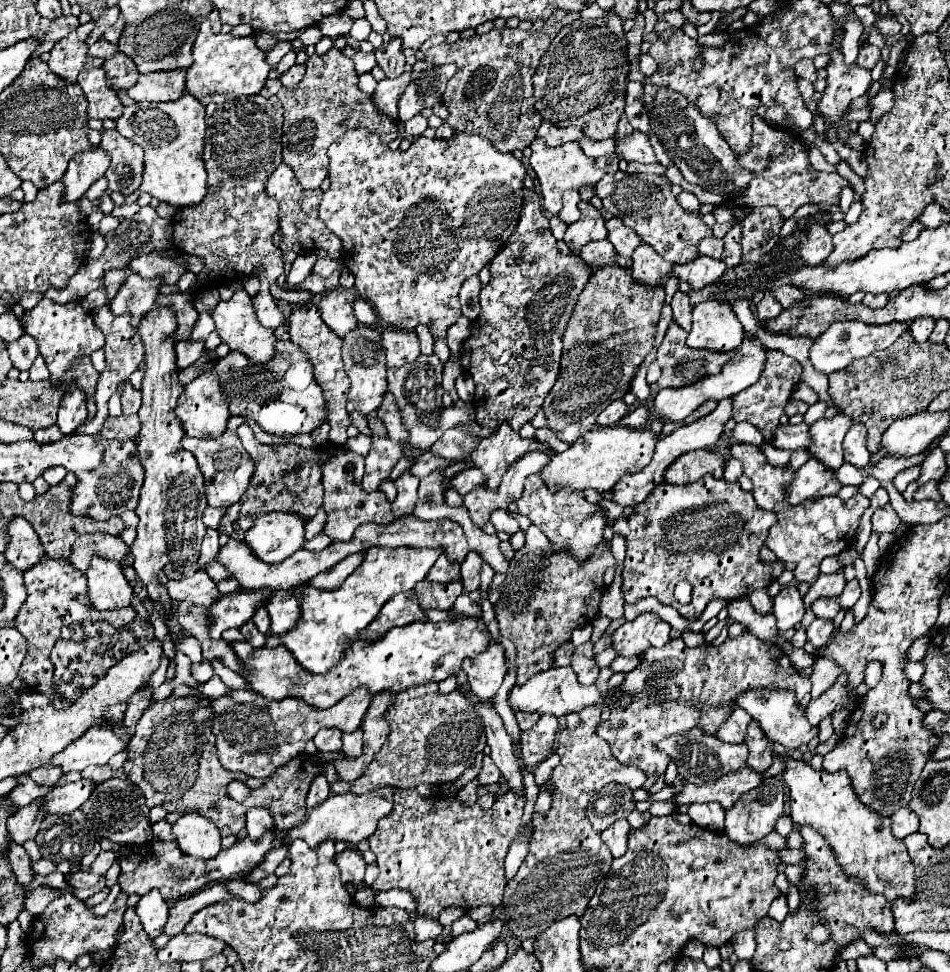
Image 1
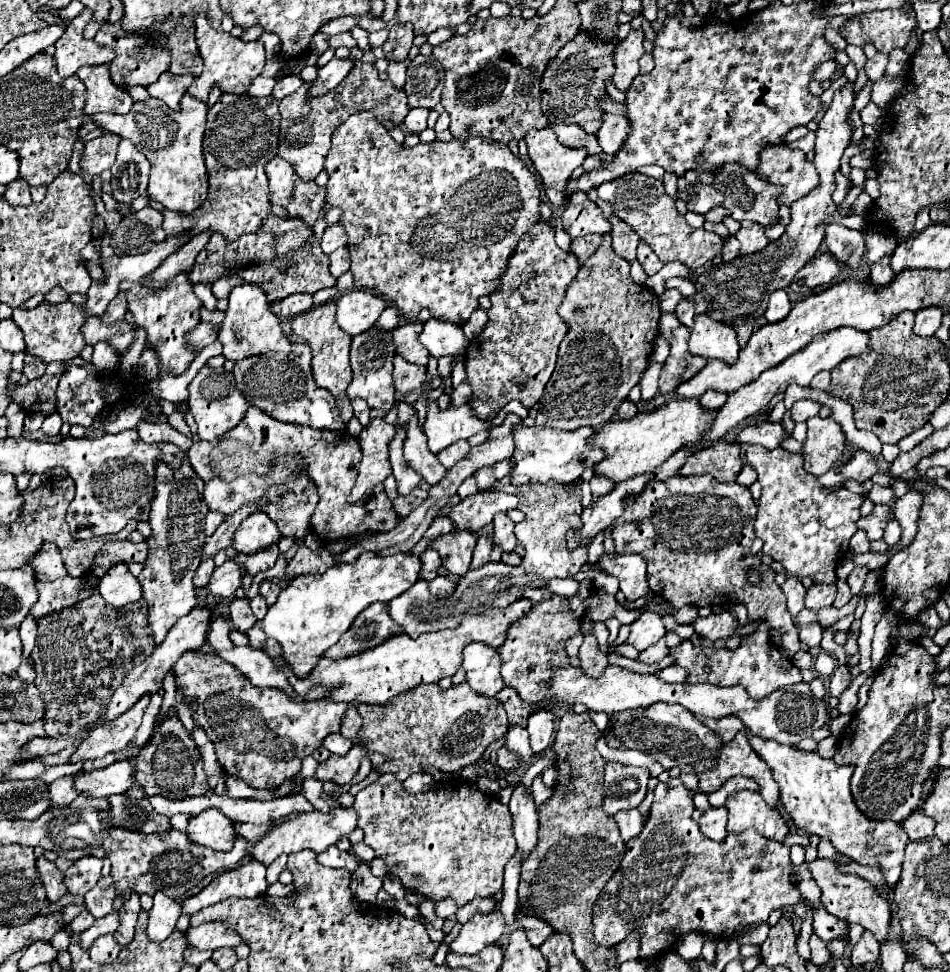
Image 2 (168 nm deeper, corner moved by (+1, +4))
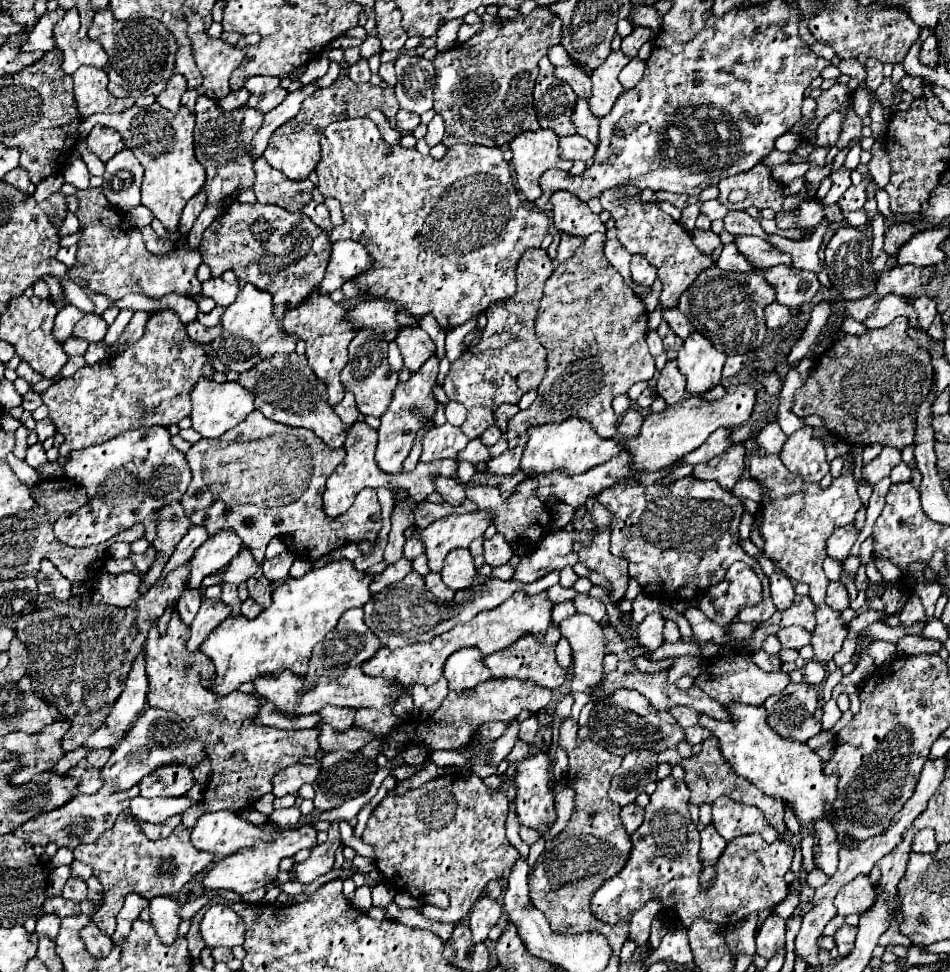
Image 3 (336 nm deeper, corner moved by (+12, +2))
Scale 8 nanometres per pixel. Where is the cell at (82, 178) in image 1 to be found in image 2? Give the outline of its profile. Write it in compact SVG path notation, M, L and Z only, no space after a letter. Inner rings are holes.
M110 132L86 142L82 150L82 158L80 158L80 170L88 174L90 178L108 170L116 160L118 142L120 142L120 136L110 134Z

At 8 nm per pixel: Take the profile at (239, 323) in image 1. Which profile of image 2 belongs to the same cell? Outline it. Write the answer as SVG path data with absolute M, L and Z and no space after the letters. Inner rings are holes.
M240 284L232 288L228 296L228 308L226 316L220 324L220 336L218 340L224 346L224 356L228 360L242 360L244 356L256 356L264 352L288 352L290 350L290 340L282 334L280 320L268 310L268 300L266 294L258 284Z

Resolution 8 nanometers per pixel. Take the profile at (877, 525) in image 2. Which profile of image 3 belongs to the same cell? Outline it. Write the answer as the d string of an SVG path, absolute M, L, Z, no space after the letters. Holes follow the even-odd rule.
M853 524L849 526L841 526L837 528L831 536L829 536L829 542L827 542L827 556L843 562L849 552L851 552L851 546L855 544L859 532L853 528Z

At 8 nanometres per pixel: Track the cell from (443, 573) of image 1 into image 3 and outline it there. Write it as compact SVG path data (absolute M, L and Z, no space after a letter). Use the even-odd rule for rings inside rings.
M401 558L399 562L387 566L387 568L383 570L383 574L375 576L375 580L373 580L373 584L371 584L371 594L377 594L383 586L389 586L391 582L401 580L409 570L411 570L411 560L407 560L407 558Z

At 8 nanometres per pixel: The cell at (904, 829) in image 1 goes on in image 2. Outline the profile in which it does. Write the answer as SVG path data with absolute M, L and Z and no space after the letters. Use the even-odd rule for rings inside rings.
M912 812L912 816L902 822L902 828L908 834L910 842L934 836L934 820L924 812Z

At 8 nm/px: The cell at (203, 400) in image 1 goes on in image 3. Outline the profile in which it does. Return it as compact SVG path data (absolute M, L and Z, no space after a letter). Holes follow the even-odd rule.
M199 380L195 390L191 392L191 420L193 420L193 428L197 432L201 432L203 438L217 438L223 432L231 430L233 426L237 426L241 420L247 418L249 412L255 410L255 398L251 390L243 390L241 384L237 382L225 382L225 384L217 384L213 380Z

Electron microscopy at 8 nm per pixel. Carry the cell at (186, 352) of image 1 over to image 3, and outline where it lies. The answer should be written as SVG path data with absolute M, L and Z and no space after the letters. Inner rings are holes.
M193 320L193 322L187 324L189 338L195 340L195 342L199 342L199 344L209 344L209 342L213 342L213 340L221 334L221 330L223 330L221 324L213 326L213 328L207 328L207 326L203 326L203 324L197 322L197 320Z

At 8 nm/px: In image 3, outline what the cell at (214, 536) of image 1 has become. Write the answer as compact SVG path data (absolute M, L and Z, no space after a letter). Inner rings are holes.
M187 590L181 594L181 600L177 604L177 614L181 616L181 622L187 622L187 626L191 626L199 606L201 606L201 590Z

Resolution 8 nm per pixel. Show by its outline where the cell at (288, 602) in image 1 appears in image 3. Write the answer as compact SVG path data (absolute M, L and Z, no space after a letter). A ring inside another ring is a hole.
M249 578L247 580L247 590L249 596L263 608L267 608L271 604L271 592L273 592L273 584L267 578Z

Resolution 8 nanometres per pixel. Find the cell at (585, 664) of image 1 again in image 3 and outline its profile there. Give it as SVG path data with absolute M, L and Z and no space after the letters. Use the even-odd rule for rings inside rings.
M575 614L559 624L561 634L573 648L573 680L571 688L591 694L603 678L605 636L603 626L587 614Z

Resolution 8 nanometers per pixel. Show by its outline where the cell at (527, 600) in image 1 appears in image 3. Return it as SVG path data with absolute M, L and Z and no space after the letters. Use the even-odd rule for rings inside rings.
M551 624L547 636L545 636L545 642L537 642L533 636L523 636L521 640L517 640L513 646L505 648L505 650L499 650L499 652L493 652L491 656L485 656L483 662L485 666L491 670L493 678L519 678L519 680L535 680L539 686L543 688L559 688L565 678L567 678L567 670L563 670L557 660L555 660L555 646L559 642L561 634L559 634L559 628L555 628Z

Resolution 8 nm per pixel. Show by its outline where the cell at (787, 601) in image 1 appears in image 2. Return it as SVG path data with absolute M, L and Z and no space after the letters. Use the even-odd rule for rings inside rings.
M788 576L784 586L782 586L782 592L786 596L786 602L788 602L788 612L792 614L792 618L796 618L800 614L800 610L804 608L804 596L806 596L806 588L800 584L798 578L792 578Z

